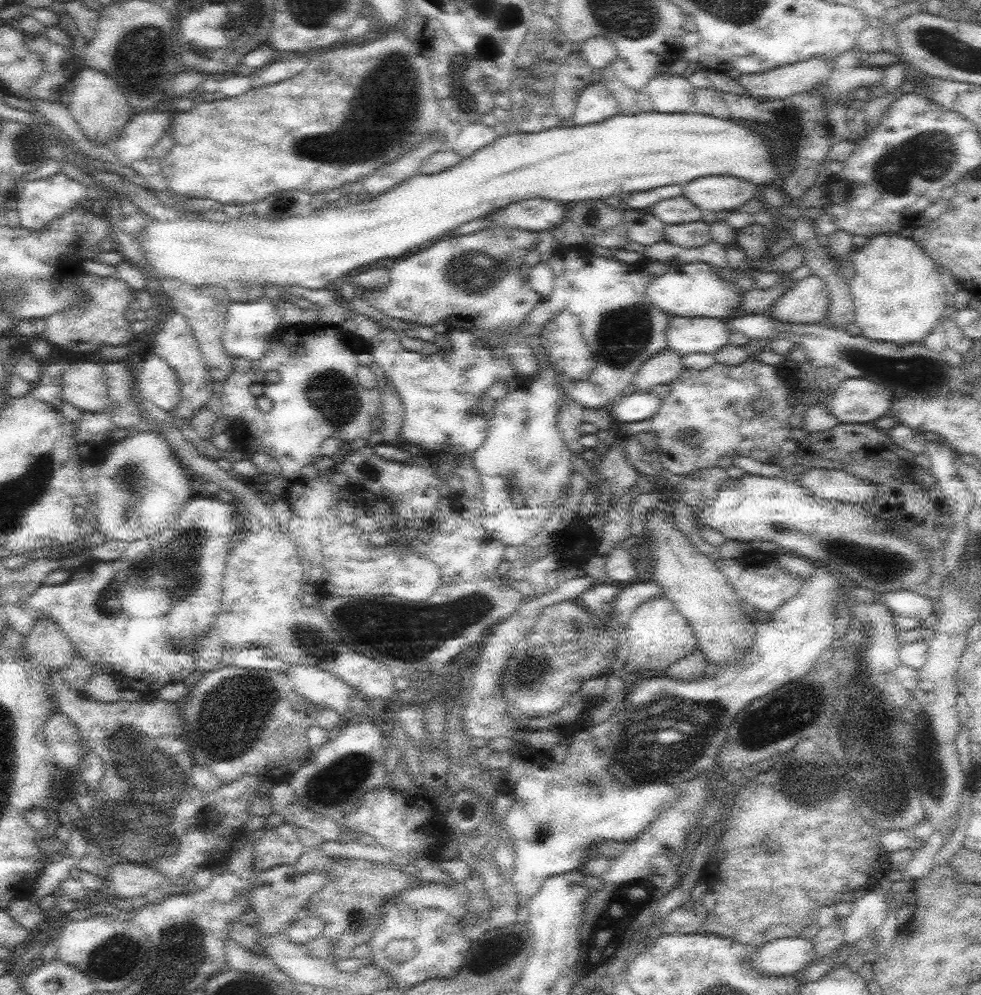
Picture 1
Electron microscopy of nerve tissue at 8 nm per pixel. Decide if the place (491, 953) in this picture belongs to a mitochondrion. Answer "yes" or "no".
yes

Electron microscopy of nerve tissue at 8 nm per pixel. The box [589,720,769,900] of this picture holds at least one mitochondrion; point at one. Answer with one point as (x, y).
(634, 769)

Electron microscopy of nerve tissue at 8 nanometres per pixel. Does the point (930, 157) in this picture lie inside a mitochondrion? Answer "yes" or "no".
yes

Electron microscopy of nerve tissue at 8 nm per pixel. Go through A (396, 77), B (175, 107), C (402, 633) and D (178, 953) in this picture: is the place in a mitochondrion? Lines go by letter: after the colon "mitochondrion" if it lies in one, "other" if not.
A: mitochondrion
B: other
C: mitochondrion
D: mitochondrion

